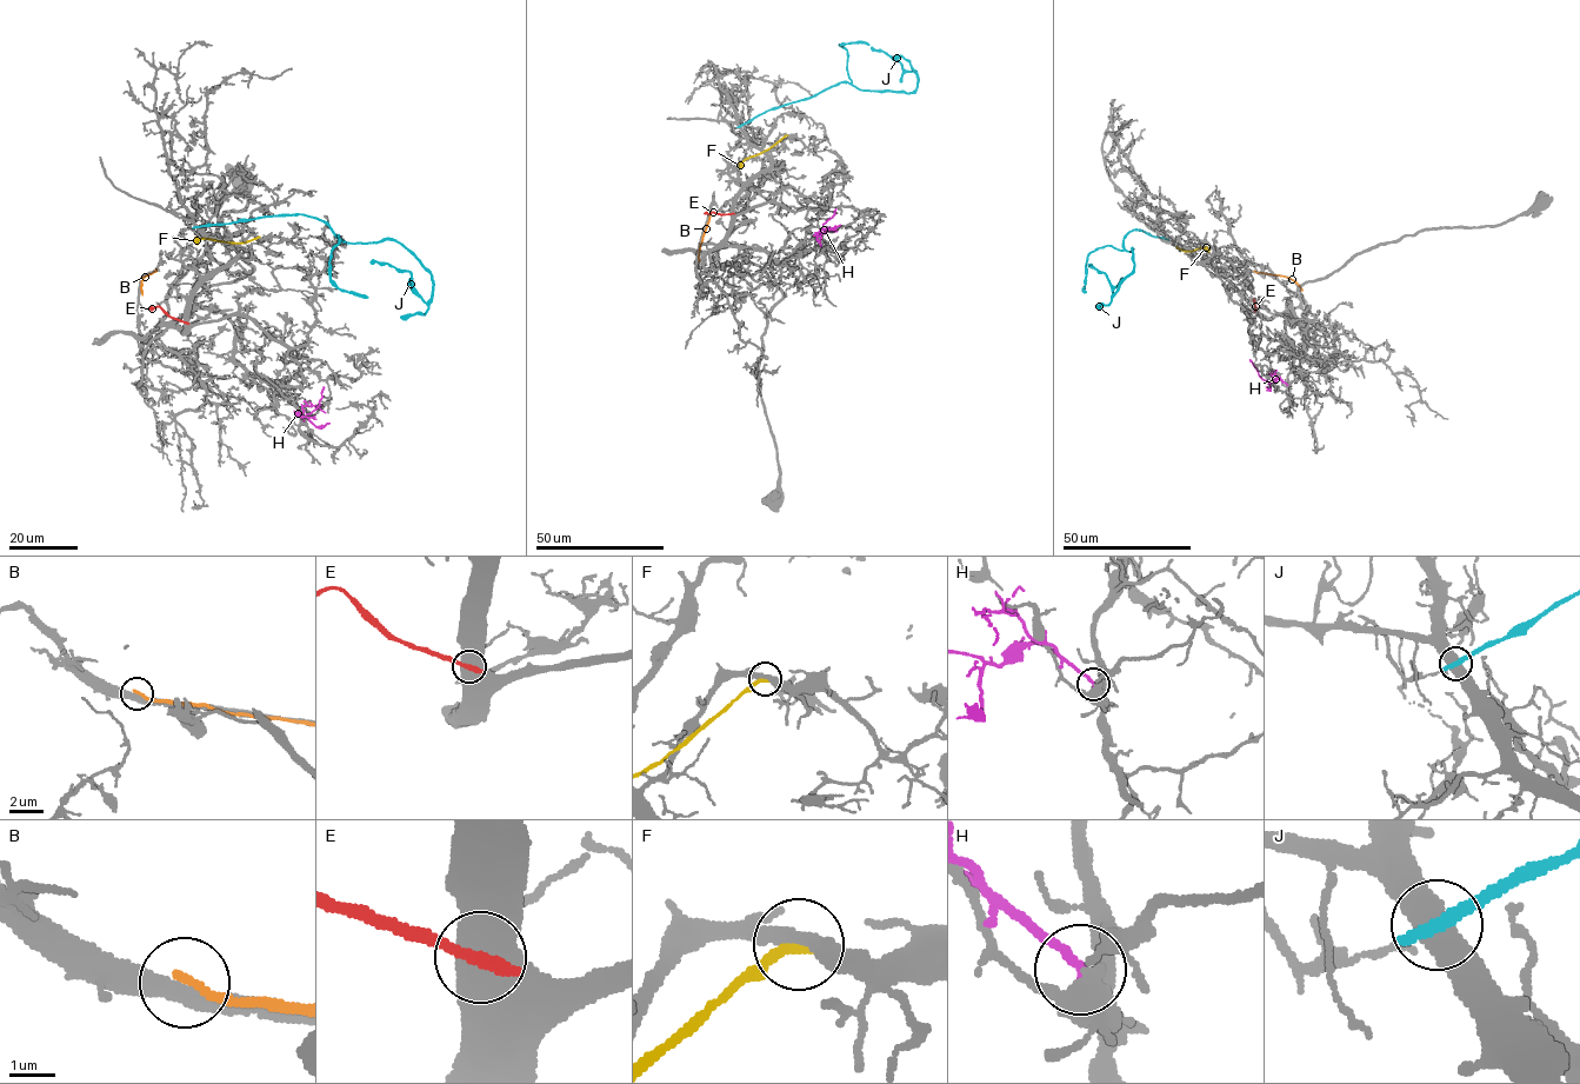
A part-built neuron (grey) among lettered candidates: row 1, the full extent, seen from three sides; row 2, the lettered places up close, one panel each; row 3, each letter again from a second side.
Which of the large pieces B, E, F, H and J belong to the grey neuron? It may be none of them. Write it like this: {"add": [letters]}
{"add": []}

